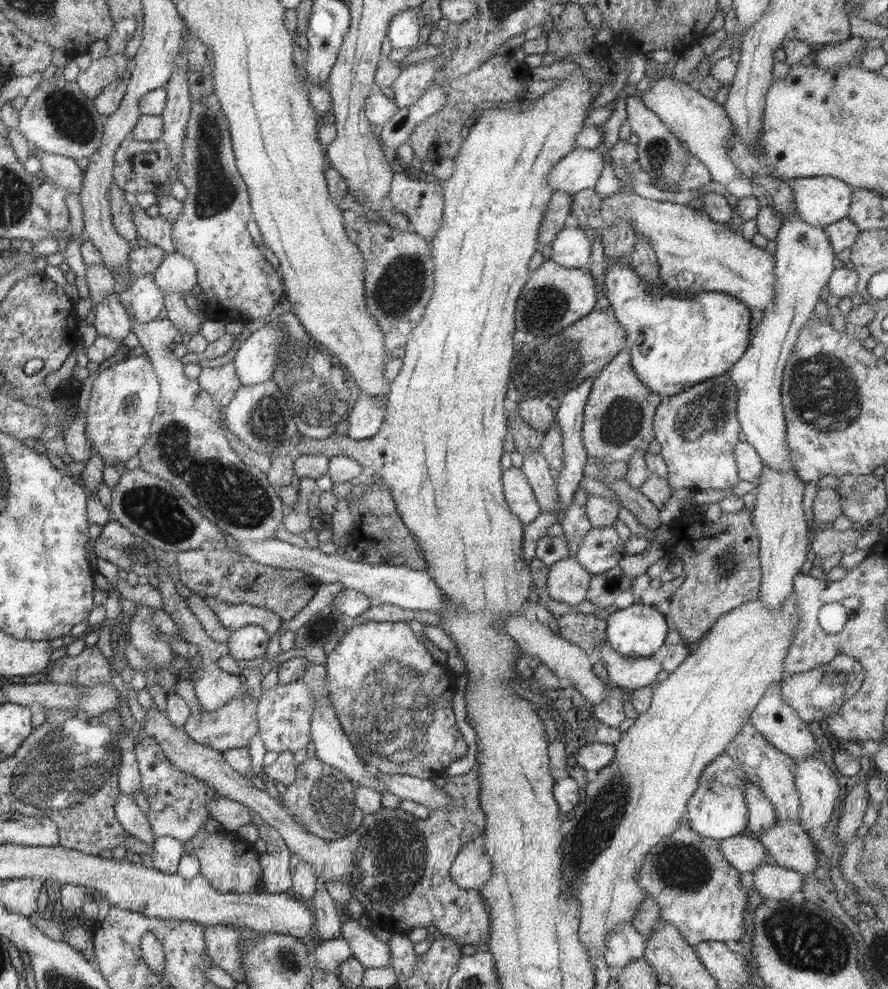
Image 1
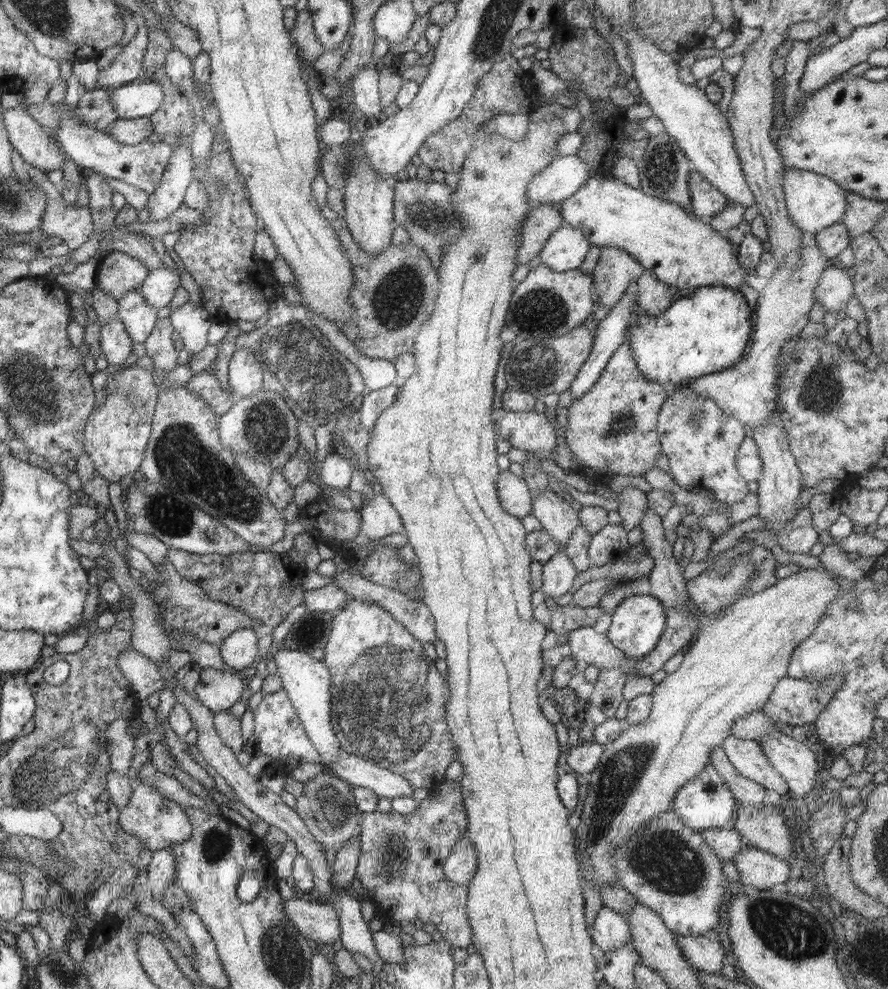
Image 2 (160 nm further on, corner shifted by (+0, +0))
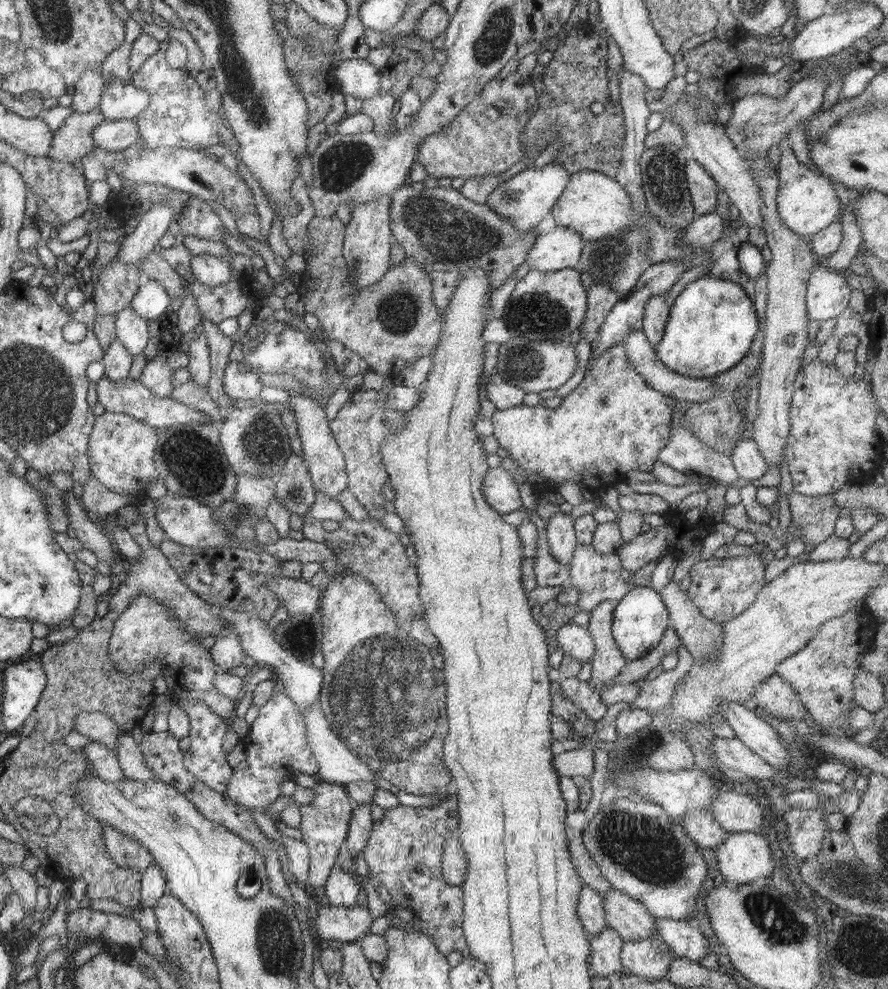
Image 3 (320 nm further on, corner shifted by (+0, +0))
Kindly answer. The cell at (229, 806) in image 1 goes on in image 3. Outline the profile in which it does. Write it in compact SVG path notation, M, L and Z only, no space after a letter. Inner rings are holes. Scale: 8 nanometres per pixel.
M126 731L119 734L114 751L120 760L119 763L122 767L124 777L139 781L157 779L146 766L139 744L134 741L130 732Z

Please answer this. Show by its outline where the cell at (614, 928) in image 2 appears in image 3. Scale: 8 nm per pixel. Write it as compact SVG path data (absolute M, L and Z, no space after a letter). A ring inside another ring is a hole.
M584 885L579 892L578 919L589 935L600 936L608 927L604 913L603 896L592 887Z

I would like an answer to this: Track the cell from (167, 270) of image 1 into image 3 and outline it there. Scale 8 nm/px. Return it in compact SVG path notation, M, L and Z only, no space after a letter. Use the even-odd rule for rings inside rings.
M150 279L144 286L138 287L130 305L142 318L154 320L161 319L171 309L170 304L170 297L165 288Z

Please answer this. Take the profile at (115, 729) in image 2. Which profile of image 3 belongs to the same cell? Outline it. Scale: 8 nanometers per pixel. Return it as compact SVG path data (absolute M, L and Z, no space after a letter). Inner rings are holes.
M82 711L80 714L75 727L78 734L88 736L90 740L101 742L115 750L117 738L122 733L118 725L108 718L106 713Z

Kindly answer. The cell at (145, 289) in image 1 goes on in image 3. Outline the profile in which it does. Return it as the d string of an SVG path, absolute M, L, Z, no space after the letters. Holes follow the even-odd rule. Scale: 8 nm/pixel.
M131 305L124 307L115 317L117 340L132 355L142 354L148 344L147 320L139 316Z

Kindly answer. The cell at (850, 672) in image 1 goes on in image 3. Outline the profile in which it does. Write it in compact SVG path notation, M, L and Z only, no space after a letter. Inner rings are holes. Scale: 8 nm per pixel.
M776 673L755 688L752 698L755 706L765 708L773 718L800 720L808 713L795 688Z

